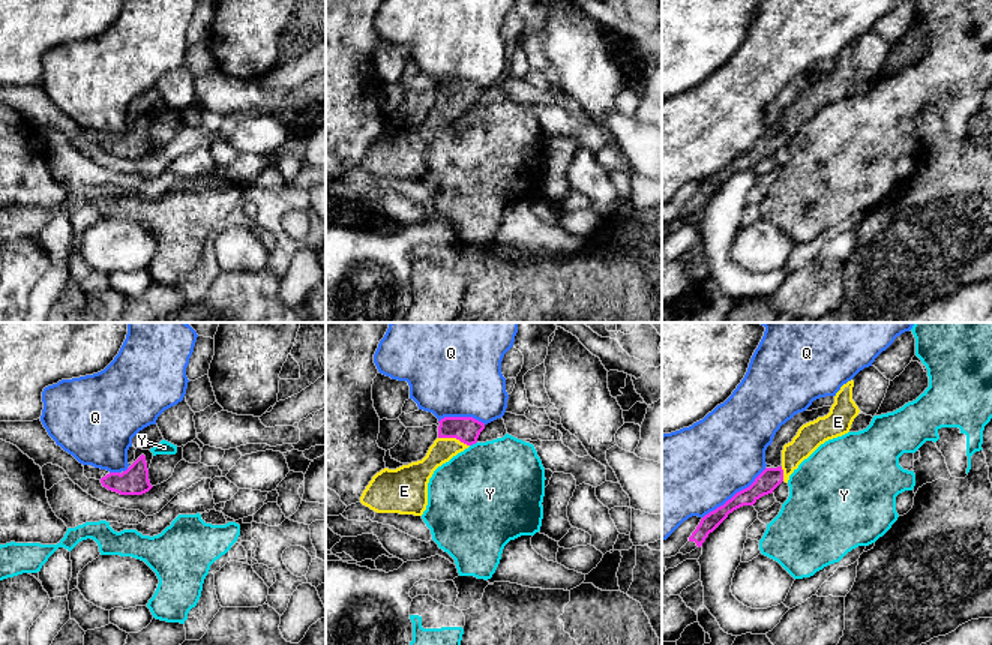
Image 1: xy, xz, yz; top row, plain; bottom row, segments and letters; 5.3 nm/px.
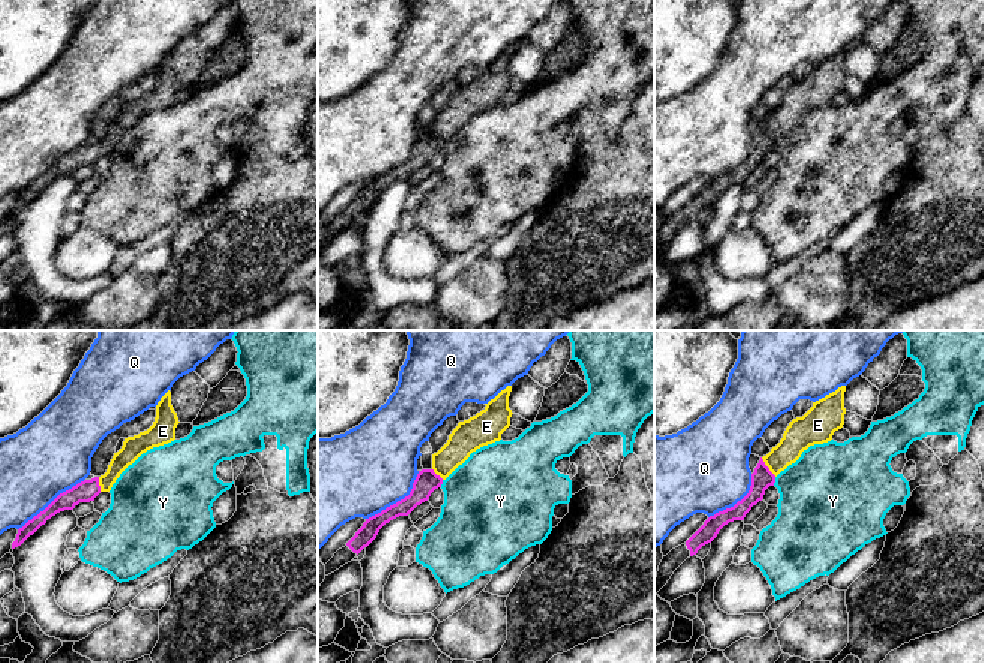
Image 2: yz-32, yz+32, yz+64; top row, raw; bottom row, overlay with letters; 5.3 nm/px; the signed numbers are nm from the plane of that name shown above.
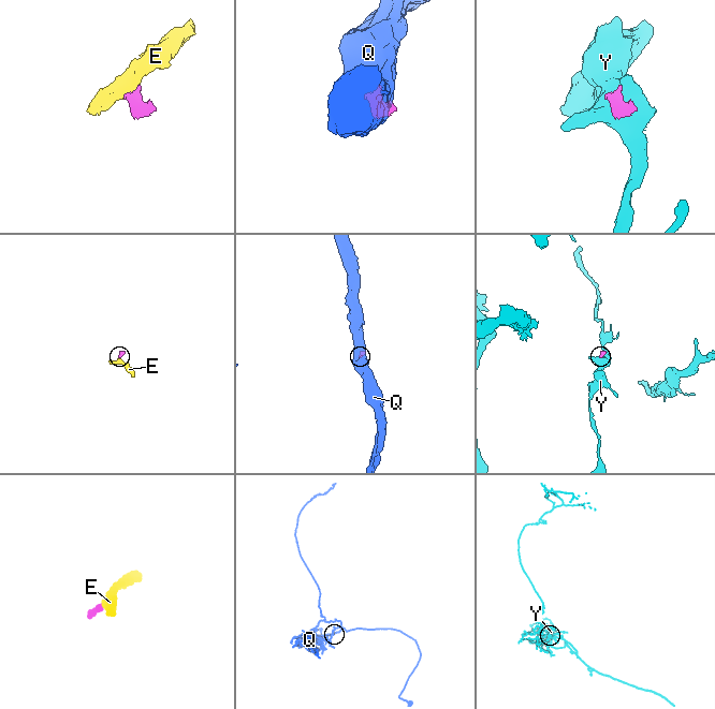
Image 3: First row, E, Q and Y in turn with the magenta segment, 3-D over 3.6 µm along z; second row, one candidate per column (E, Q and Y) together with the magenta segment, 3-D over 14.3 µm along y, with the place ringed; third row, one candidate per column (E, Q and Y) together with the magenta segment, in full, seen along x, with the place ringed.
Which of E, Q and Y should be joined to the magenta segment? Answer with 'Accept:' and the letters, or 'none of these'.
Accept: E

